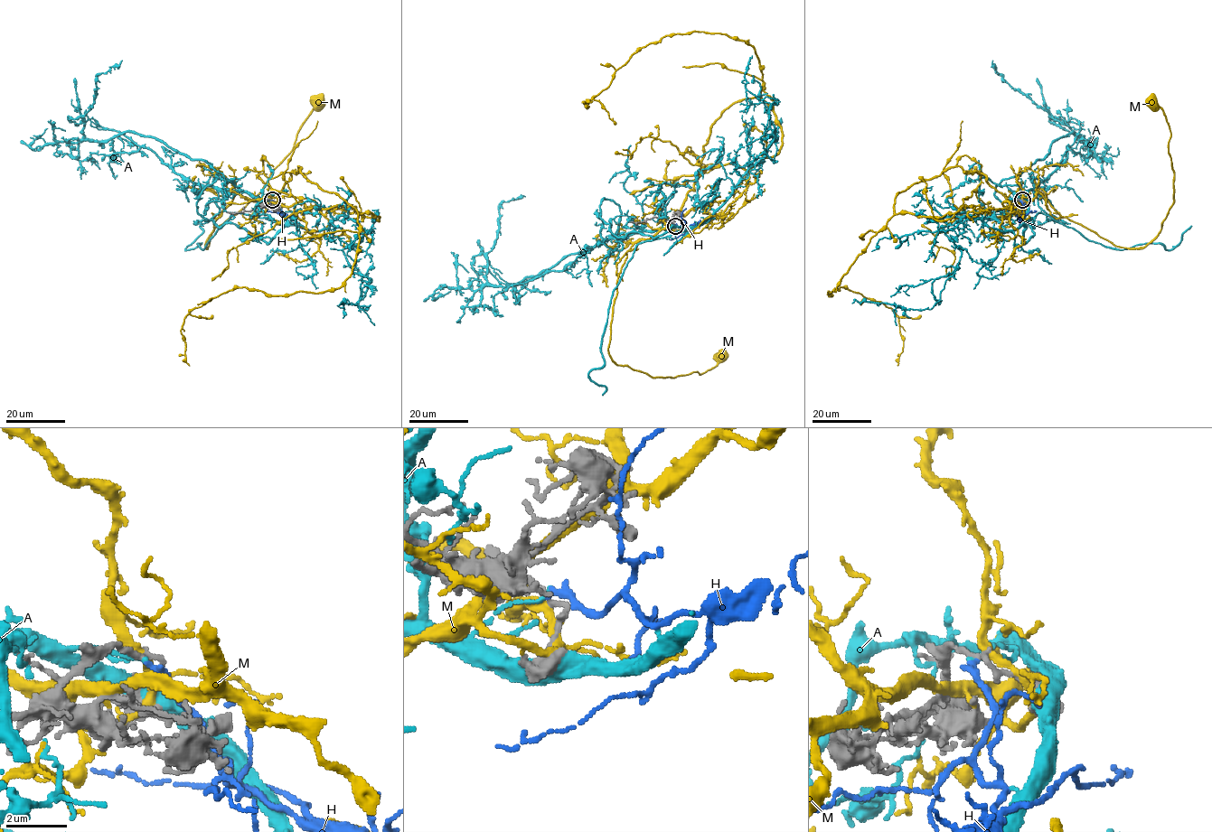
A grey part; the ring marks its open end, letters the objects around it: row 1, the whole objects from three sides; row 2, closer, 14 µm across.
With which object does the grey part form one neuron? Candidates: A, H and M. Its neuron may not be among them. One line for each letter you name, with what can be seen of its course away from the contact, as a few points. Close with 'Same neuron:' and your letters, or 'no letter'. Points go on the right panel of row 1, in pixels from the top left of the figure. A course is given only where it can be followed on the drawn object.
Same neuron: no letter

